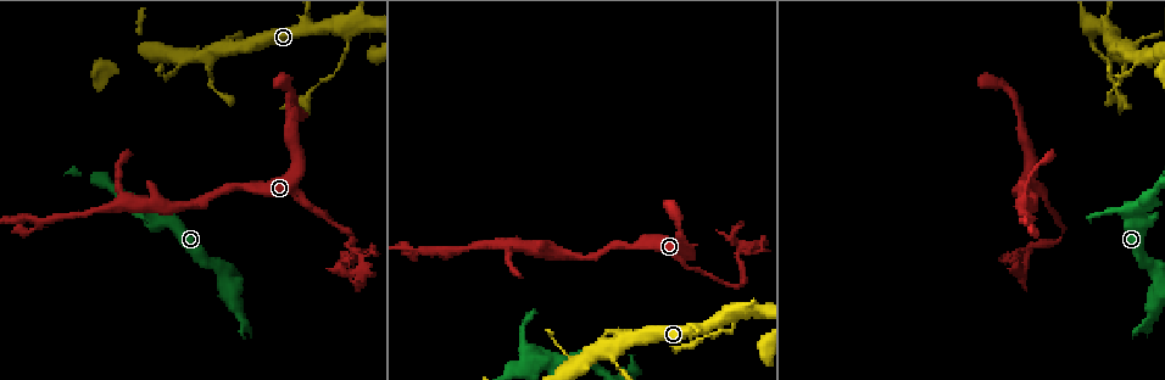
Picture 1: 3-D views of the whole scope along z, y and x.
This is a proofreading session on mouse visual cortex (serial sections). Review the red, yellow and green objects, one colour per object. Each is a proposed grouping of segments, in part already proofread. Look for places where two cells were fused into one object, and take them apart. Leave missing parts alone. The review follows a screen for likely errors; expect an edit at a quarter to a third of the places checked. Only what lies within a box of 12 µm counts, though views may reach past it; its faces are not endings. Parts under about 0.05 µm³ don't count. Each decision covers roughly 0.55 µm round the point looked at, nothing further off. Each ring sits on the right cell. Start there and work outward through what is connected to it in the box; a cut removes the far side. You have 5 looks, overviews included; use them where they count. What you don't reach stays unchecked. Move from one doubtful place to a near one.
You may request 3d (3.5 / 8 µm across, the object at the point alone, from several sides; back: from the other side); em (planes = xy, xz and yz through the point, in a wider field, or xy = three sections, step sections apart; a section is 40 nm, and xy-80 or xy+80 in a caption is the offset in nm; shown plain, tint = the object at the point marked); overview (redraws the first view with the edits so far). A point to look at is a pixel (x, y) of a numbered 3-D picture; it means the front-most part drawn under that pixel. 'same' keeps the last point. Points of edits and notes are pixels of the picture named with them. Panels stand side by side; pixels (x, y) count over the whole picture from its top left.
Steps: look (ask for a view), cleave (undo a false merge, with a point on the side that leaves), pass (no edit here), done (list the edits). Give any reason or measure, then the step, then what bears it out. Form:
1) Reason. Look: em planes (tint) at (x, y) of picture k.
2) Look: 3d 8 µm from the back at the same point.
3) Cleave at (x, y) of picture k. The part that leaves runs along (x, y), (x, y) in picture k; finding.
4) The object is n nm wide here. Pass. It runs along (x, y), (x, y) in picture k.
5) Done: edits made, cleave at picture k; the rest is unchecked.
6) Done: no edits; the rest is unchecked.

Sharp bend. Look: 3d 3.5 µm at (345, 34) of picture 1.

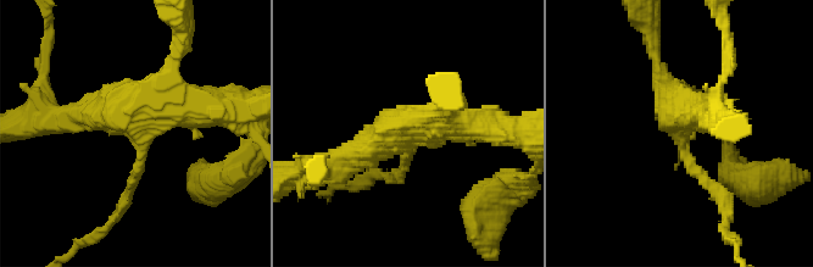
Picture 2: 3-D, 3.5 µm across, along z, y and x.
4 arms meet here; the arms are 150, 250, 350, 400 nm wide. Look: em xy step 2 (tint) at (404, 134) of picture 2.

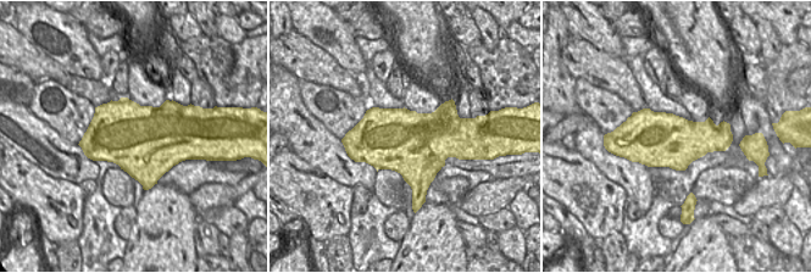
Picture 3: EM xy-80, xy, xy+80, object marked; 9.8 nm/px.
The object is 650 nm wide here. Cleave at (707, 183) of picture 2. The part that leaves runs along (685, 151), (725, 200), (731, 237) in picture 2; a second cell is stuck on.

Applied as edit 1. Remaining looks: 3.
See it whole again. Look: overview.

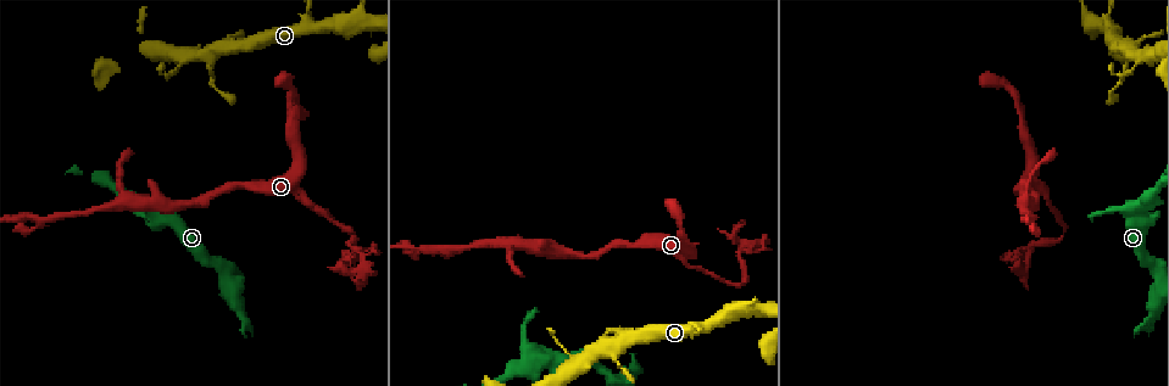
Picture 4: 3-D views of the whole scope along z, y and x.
Calibre changes. Look: 3d 8 µm at (1025, 198) of picture 4.

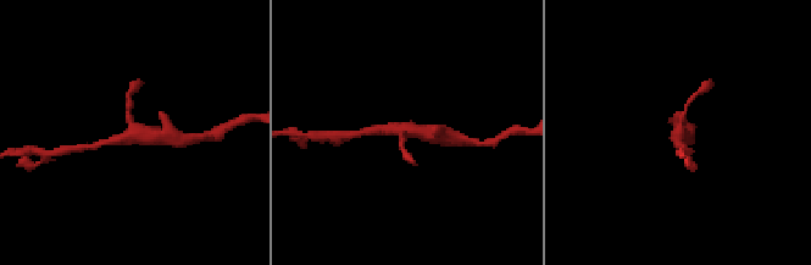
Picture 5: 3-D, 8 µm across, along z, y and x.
Look: em planes (tint) at (137, 133) of picture 5.

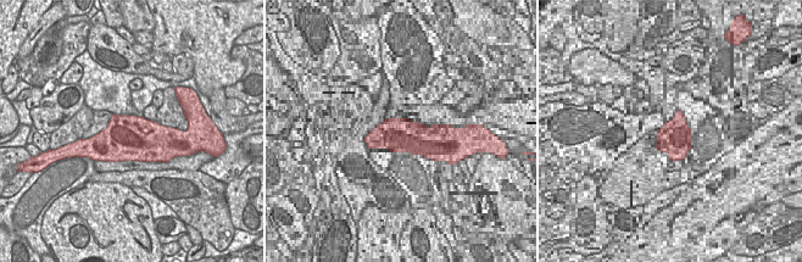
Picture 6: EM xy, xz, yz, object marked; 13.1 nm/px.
Pass. It runs along (171, 138), (127, 134), (103, 143) in picture 5; one cell here.

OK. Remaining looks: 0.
Done: edits made, cleave at picture 2; the rest is unchecked.

